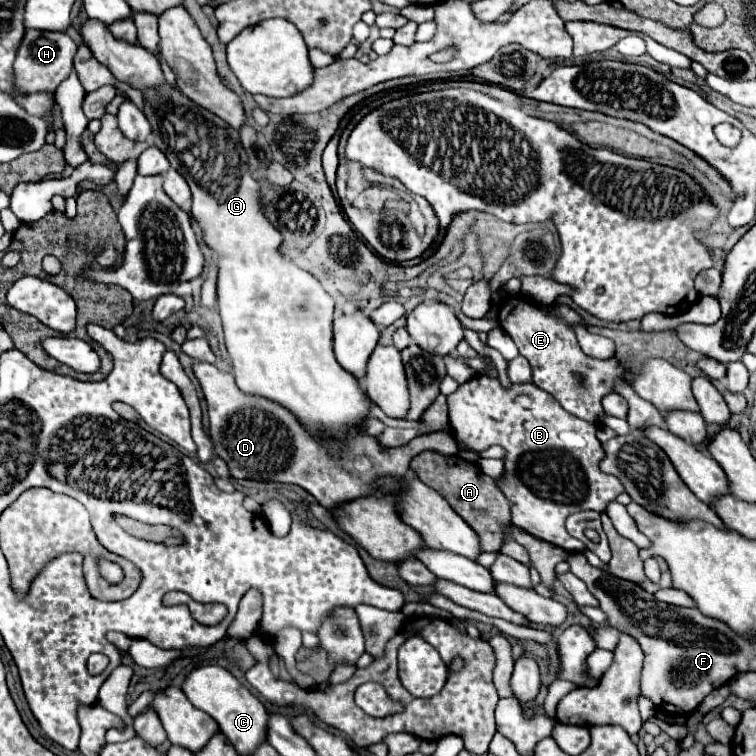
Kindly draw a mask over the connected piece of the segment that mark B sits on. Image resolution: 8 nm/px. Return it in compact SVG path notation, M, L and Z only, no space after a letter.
M474 376L472 380L460 384L458 390L448 396L448 414L454 434L468 448L488 448L494 444L506 448L504 476L500 478L498 486L512 504L512 522L532 536L546 540L566 552L586 552L586 546L566 532L566 518L580 510L606 512L608 504L624 492L624 486L616 476L604 474L598 468L600 460L604 458L604 448L596 438L596 426L566 412L556 398L534 384L514 384L510 390L504 390L498 380L490 380L486 376Z

